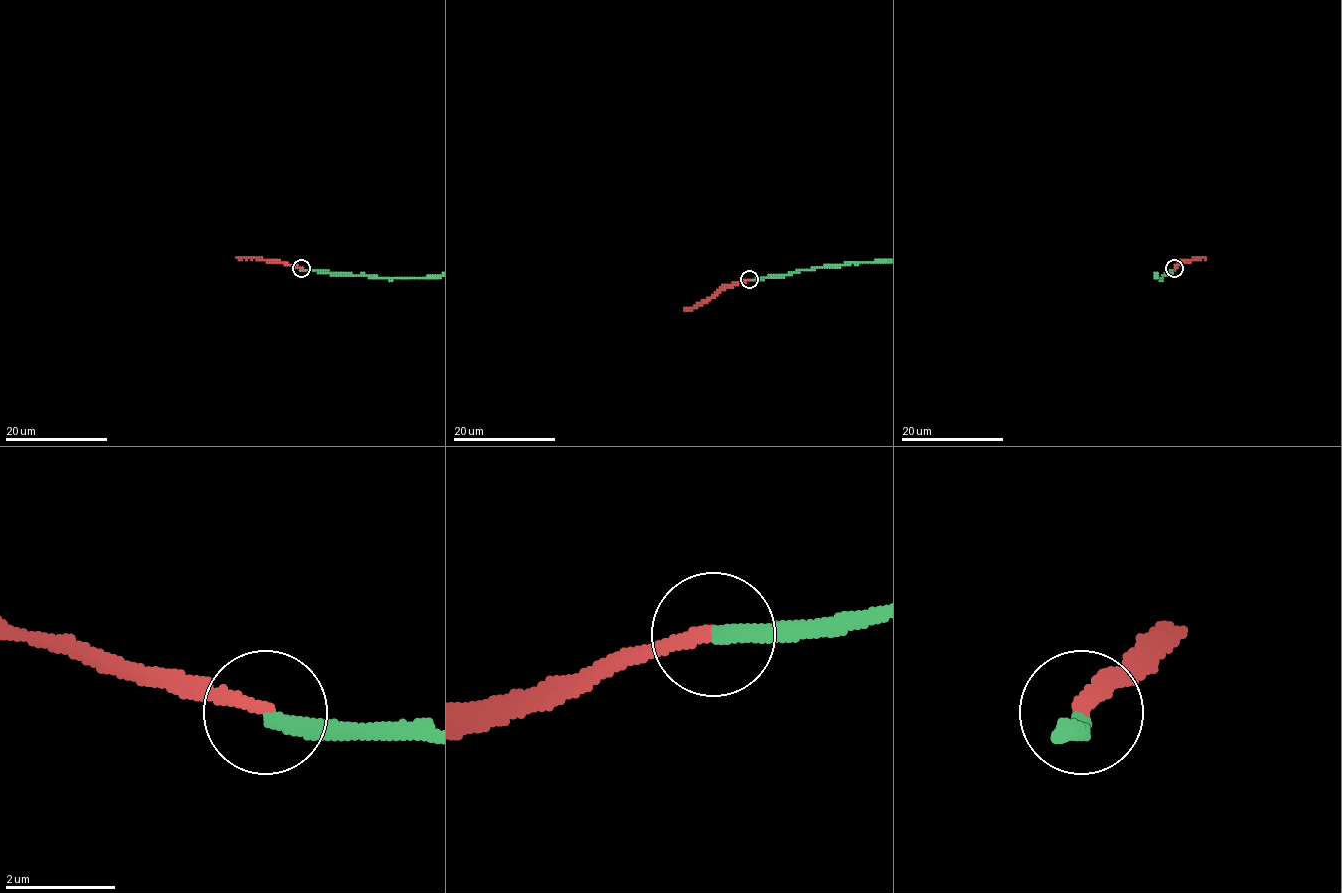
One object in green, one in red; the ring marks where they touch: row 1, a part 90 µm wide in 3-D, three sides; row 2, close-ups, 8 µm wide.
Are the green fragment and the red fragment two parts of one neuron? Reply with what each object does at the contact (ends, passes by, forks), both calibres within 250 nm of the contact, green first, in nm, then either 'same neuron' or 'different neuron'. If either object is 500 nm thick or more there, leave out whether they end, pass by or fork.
green ends | red ends | 260/240 nm | different neuron

